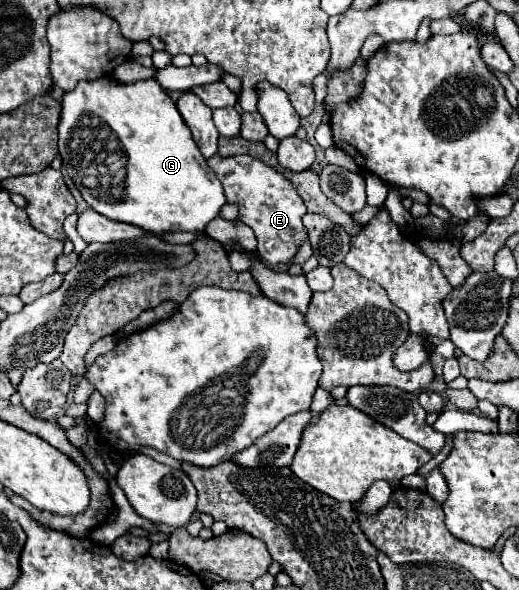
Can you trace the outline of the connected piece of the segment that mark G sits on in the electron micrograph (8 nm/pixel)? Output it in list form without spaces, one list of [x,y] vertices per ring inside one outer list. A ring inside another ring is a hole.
[[[104,76],[102,80],[82,80],[74,92],[64,92],[58,122],[58,148],[64,168],[82,198],[90,208],[110,220],[134,224],[152,234],[204,232],[206,224],[216,218],[226,204],[220,180],[208,168],[176,104],[154,78],[122,84],[114,76]]]

